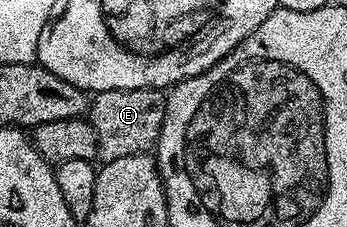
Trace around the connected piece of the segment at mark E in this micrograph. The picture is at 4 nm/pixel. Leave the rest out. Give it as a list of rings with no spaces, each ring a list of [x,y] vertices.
[[[155,88],[138,90],[106,90],[91,97],[86,119],[96,135],[96,151],[101,161],[130,158],[134,154],[151,153],[160,137],[164,121],[166,96]]]

